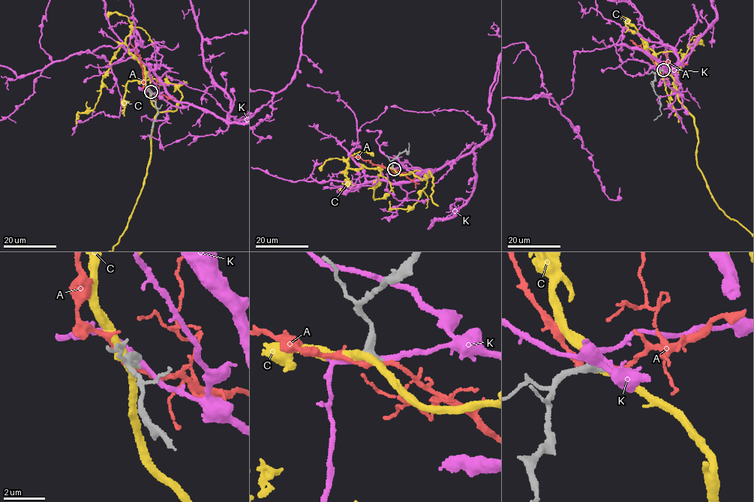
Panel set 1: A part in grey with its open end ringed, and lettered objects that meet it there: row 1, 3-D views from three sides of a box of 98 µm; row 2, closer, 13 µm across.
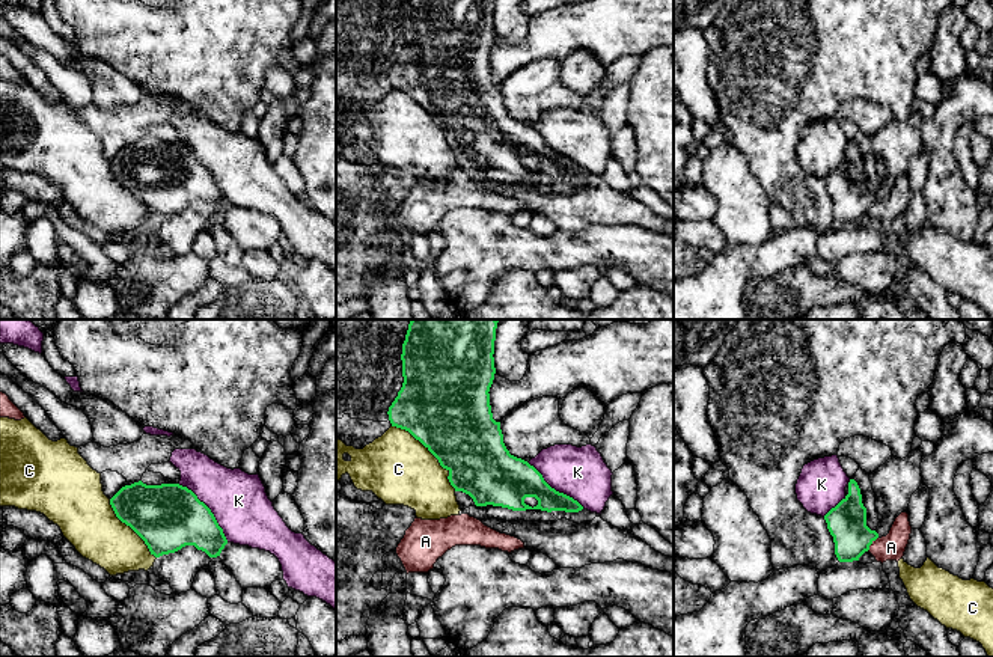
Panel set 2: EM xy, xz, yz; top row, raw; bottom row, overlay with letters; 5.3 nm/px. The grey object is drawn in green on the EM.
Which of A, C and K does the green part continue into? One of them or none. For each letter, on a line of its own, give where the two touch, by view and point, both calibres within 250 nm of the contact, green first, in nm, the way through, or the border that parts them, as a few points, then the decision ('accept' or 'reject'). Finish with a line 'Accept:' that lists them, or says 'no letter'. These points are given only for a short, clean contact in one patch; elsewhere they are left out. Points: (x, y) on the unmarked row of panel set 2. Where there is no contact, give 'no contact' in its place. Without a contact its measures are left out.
A: meets green in yz at (871, 205); 200 nm thick on the green side, 140 nm on the other; border along yz (877, 199), (867, 213); reject
C: meets green in xz at (430, 113); 460 nm thick on the green side, 380 nm on the other; reject
K: meets green in xy at (210, 172); 360 nm thick on the green side, 300 nm on the other; reject
Accept: no letter

